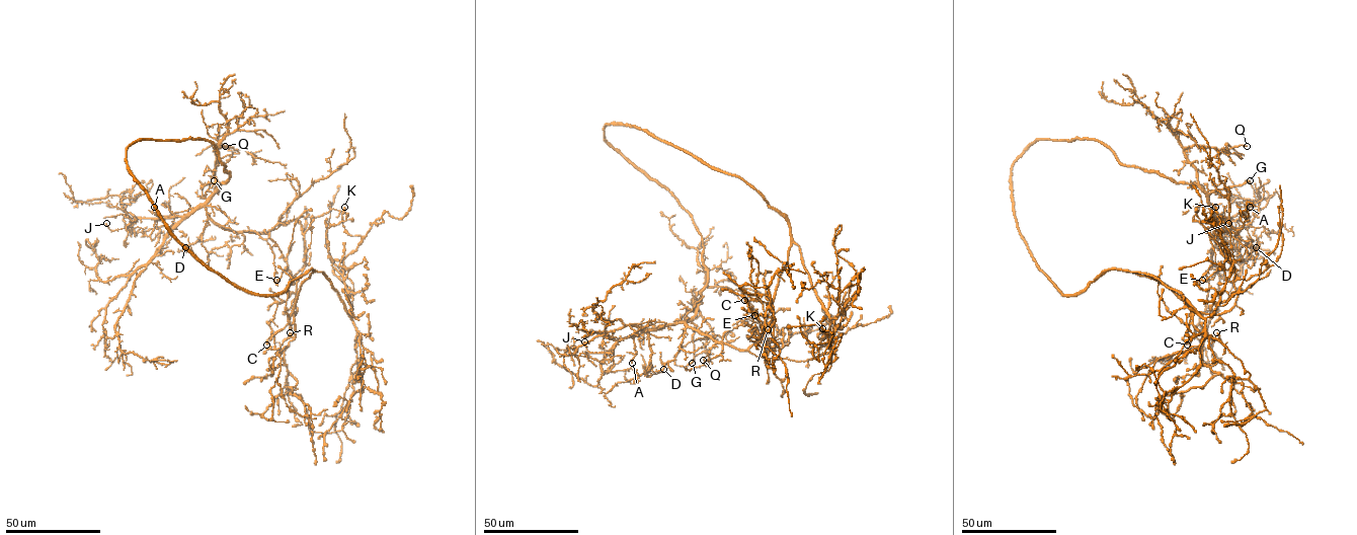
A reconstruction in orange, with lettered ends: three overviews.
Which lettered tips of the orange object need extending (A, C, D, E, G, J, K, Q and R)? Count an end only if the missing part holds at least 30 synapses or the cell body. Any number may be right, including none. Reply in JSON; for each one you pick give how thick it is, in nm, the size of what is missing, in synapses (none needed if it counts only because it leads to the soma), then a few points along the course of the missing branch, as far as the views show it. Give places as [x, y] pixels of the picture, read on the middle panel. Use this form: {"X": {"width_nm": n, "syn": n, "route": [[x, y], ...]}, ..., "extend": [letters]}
{"G": {"width_nm": 320, "route": [[692, 363], [685, 398], [667, 414], [655, 417], [657, 414]]}, "extend": ["G"]}

